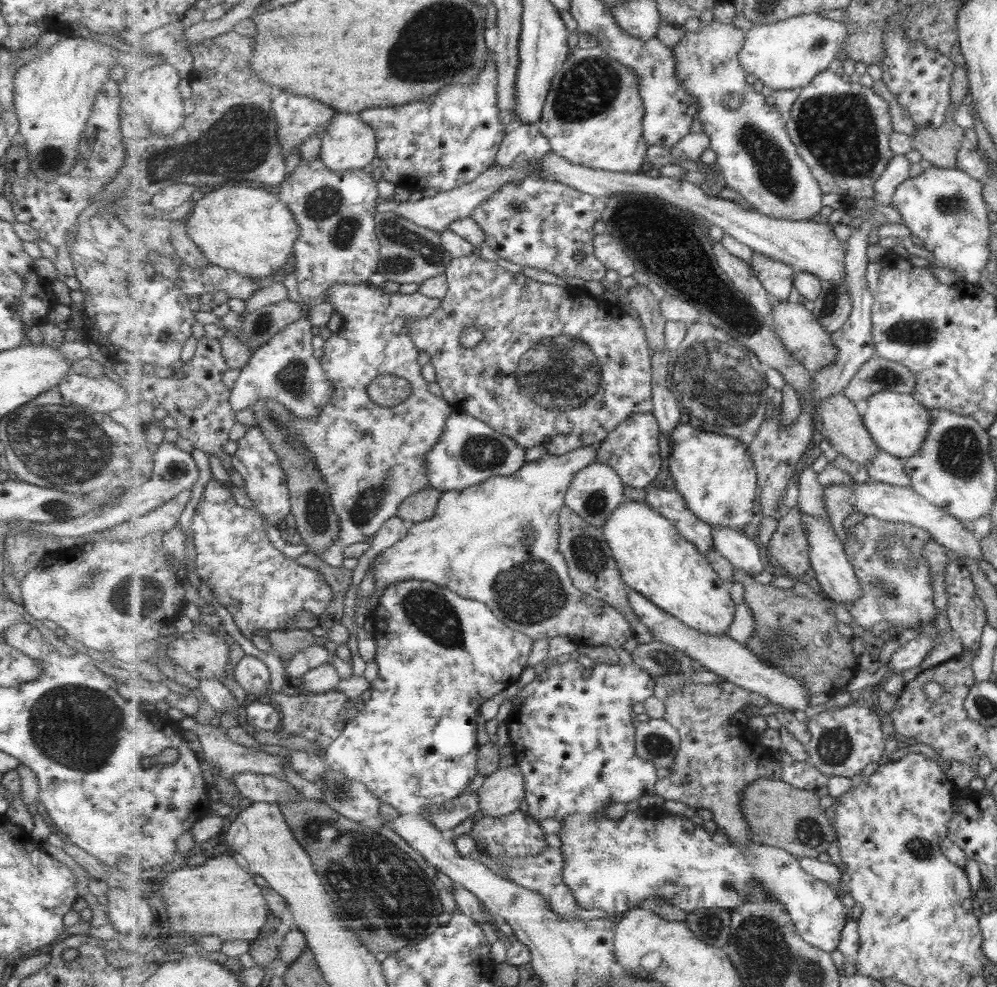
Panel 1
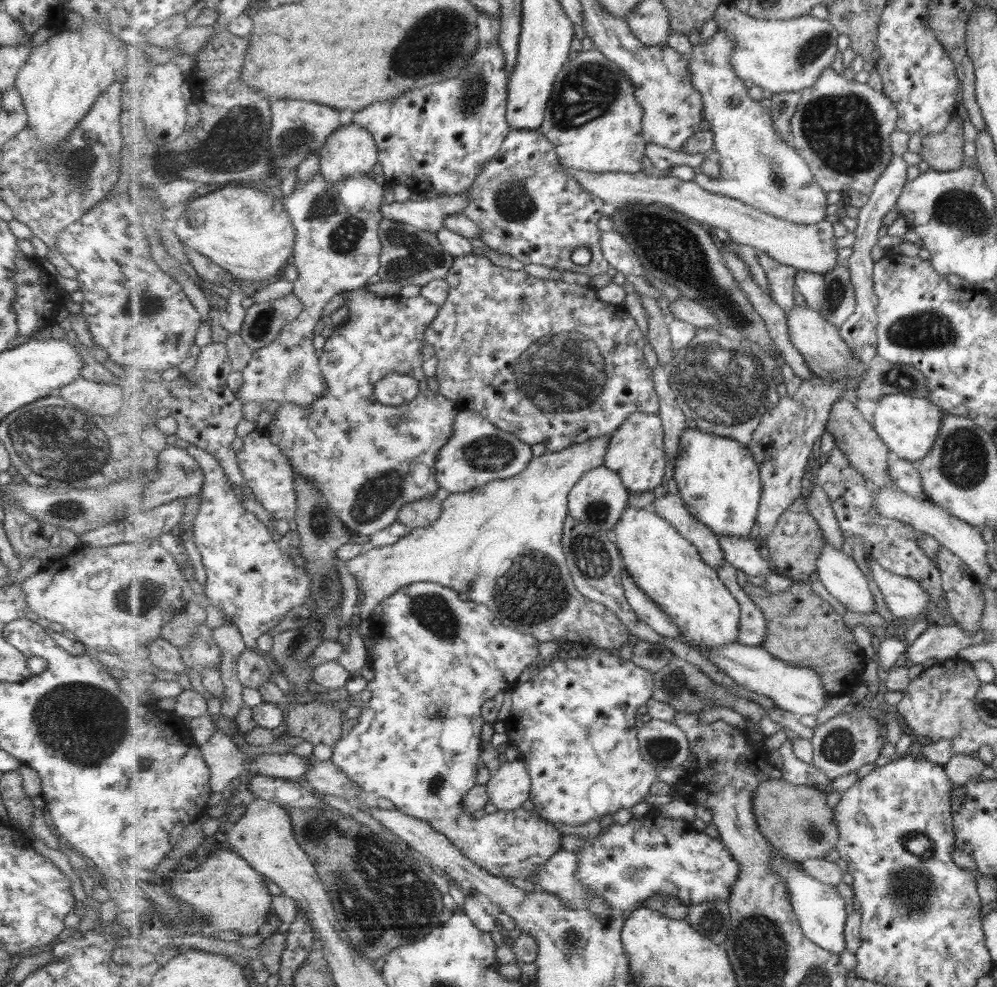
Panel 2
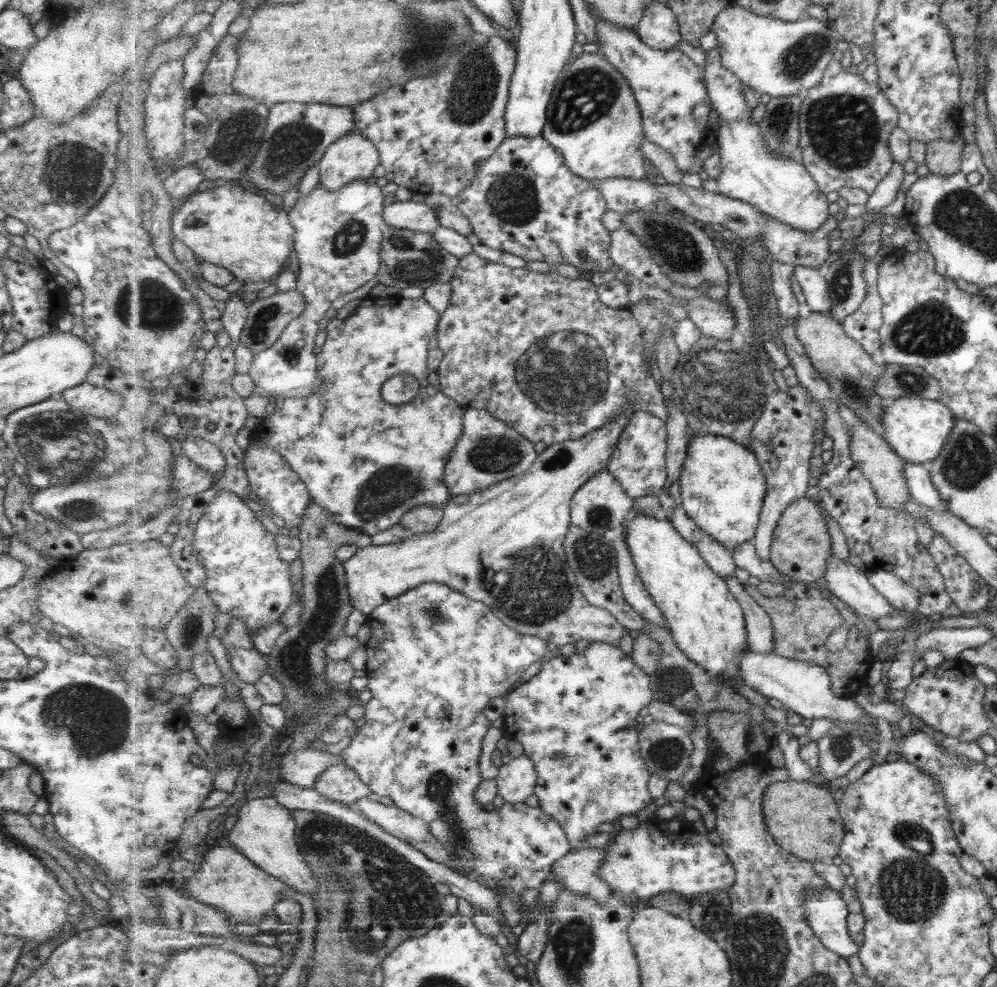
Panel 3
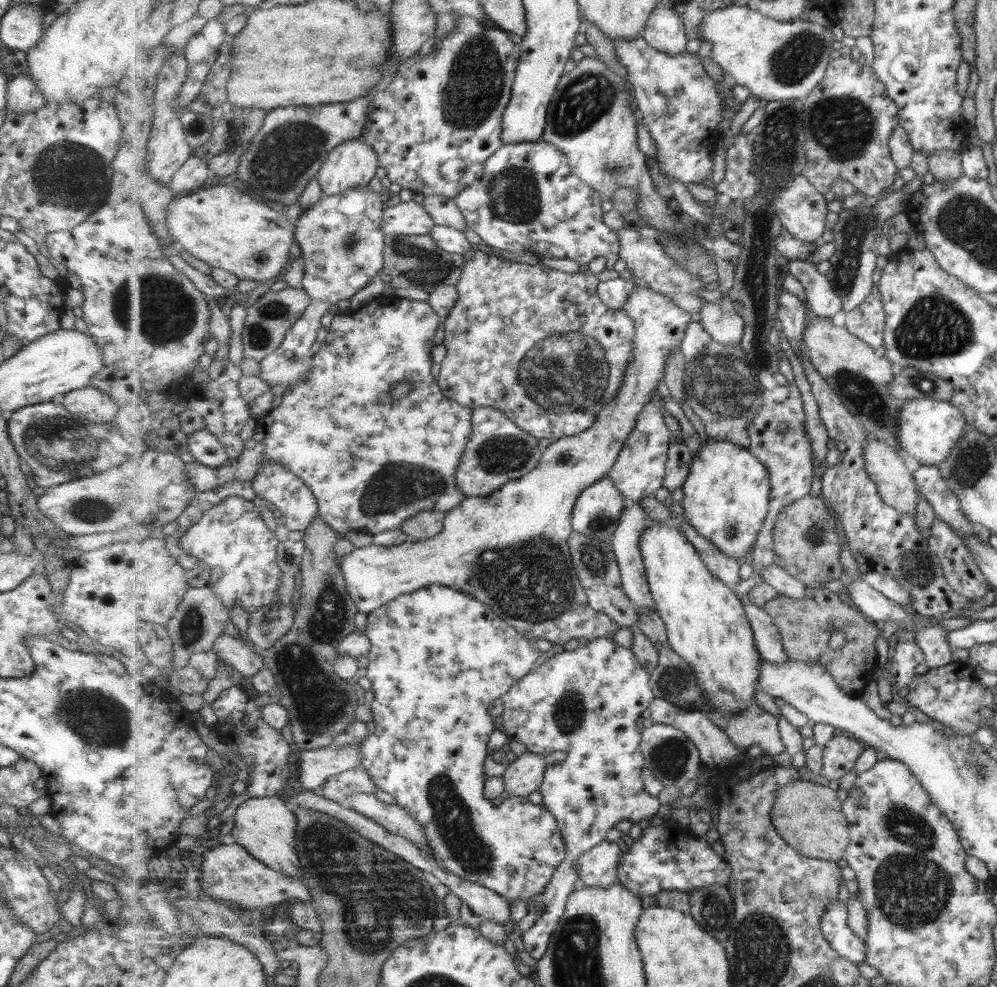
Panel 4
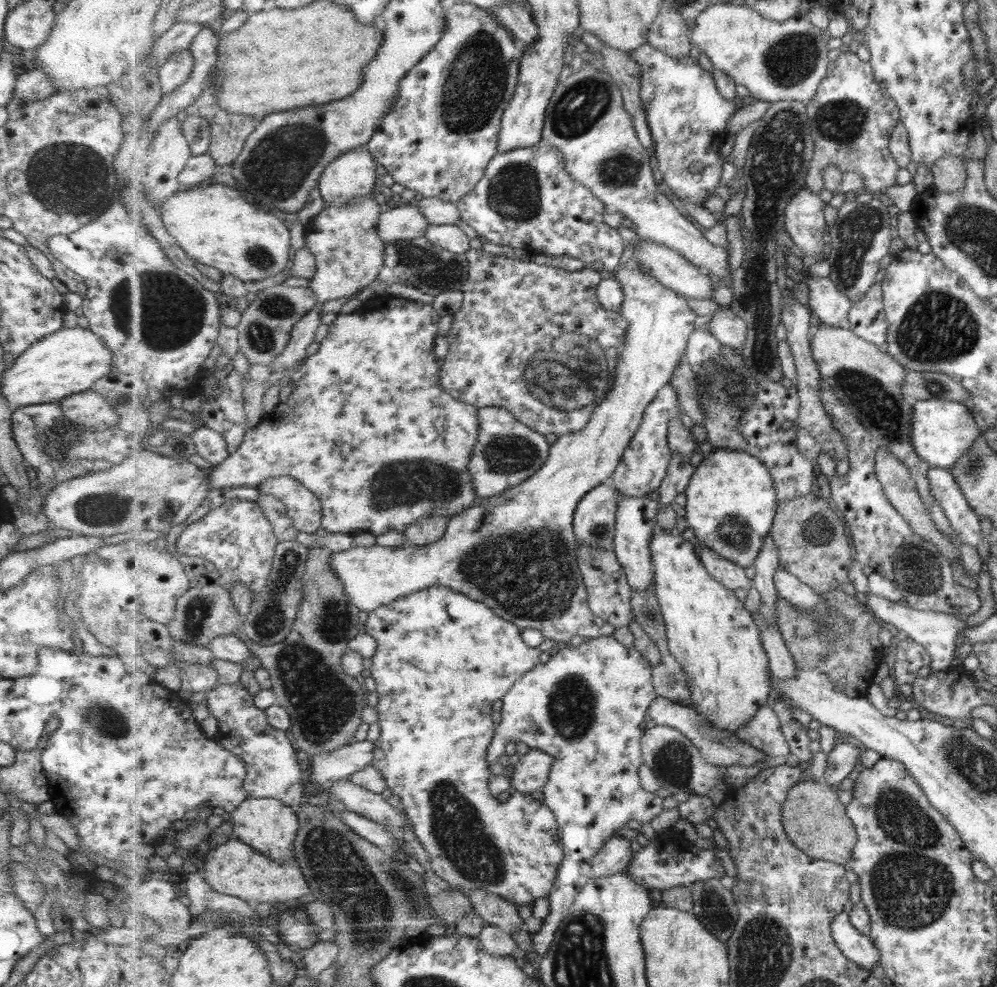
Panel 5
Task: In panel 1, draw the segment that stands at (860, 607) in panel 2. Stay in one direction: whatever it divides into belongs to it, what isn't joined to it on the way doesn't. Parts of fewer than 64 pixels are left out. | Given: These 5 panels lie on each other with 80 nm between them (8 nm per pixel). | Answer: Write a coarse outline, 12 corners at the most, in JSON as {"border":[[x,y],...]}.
{"border":[[800,518],[812,543],[815,578],[843,604],[862,597],[862,584],[831,525]]}

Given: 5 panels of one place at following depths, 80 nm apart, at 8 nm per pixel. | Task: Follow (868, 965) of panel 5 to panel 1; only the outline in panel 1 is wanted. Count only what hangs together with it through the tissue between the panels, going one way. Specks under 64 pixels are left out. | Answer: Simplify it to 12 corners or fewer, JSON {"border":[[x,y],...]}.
{"border":[[650,807],[559,822],[587,910],[746,903],[758,880],[801,938],[849,910],[787,850]]}

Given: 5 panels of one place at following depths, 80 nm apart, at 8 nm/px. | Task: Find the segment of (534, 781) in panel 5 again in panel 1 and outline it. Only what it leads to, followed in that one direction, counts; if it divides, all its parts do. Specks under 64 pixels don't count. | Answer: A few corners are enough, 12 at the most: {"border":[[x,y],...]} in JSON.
{"border":[[515,762],[487,777],[478,792],[485,815],[513,814],[528,793]]}

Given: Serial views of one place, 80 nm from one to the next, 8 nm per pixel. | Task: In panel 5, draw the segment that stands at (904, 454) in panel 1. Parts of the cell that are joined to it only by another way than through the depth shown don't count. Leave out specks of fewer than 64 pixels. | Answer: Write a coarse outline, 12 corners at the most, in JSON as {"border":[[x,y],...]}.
{"border":[[914,402],[912,442],[930,466],[952,464],[981,436],[971,411]]}

